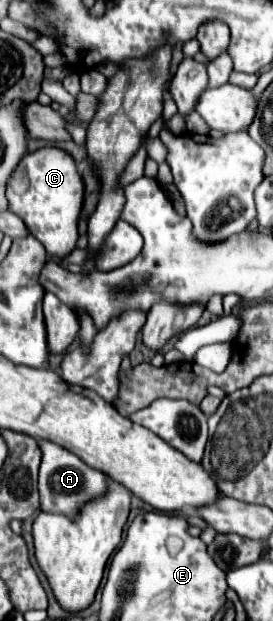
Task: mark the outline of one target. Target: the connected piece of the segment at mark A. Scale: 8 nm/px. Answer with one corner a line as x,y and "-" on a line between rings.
37,440
41,450
43,450
43,460
39,468
39,496
41,496
41,512
53,512
53,514
63,514
67,518
75,518
79,510
95,500
101,498
107,490
107,476
97,472
95,468
89,468
81,458
71,454
69,450
47,442
47,440

